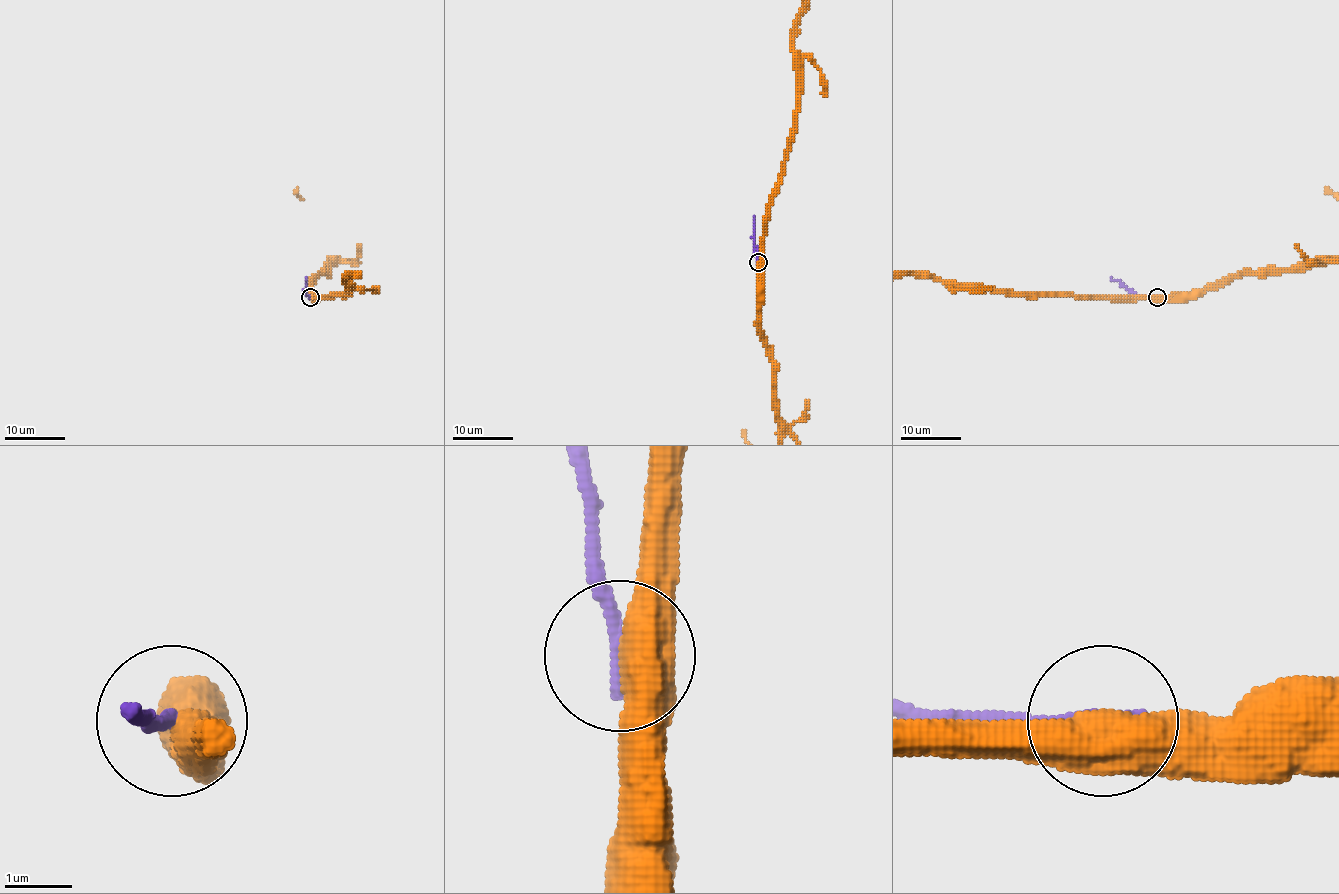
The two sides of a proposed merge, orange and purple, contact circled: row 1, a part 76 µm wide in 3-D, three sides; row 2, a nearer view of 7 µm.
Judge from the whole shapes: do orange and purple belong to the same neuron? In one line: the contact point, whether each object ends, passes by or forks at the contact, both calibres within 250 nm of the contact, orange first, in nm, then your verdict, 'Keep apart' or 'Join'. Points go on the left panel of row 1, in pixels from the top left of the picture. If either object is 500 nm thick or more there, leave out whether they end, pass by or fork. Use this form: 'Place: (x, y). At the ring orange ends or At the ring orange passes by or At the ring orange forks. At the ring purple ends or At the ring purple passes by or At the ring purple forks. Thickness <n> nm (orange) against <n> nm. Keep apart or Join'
Place: (310, 297). Thickness 500 nm (orange) against 240 nm. Keep apart

